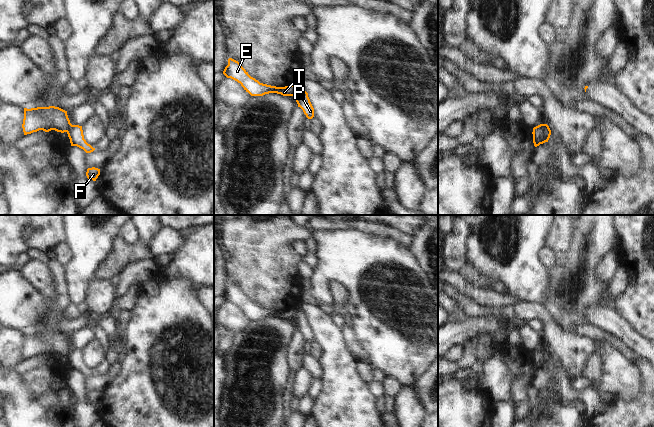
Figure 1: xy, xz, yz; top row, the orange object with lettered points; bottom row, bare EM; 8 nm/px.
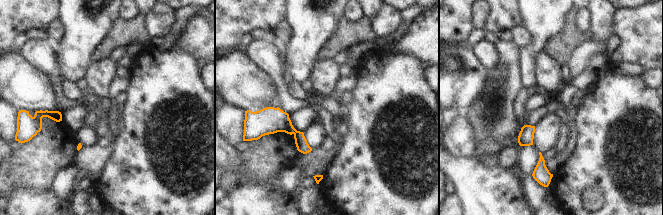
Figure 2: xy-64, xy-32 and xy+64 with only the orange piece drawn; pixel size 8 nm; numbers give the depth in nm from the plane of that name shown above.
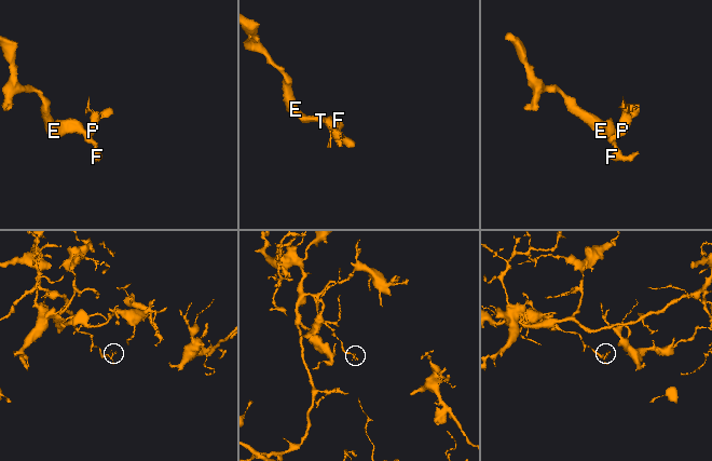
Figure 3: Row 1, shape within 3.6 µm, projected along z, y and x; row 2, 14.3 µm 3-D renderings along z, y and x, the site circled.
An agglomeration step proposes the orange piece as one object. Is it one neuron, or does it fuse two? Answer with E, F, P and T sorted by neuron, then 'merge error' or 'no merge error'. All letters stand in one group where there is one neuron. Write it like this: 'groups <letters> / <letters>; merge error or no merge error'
groups E T / F P; merge error

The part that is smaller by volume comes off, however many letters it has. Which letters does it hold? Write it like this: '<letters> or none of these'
F, P

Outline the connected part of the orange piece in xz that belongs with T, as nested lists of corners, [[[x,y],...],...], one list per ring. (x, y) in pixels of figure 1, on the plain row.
[[[232,282],[228,283],[228,289],[225,291],[223,298],[227,302],[231,302],[240,307],[244,314],[251,320],[263,320],[269,317],[293,320],[296,313],[295,309],[276,311],[260,307],[255,302],[251,301],[238,285]]]

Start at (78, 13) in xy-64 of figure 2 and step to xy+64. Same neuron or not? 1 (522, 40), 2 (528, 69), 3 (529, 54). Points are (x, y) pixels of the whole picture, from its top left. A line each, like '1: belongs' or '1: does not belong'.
1: does not belong
2: belongs
3: belongs

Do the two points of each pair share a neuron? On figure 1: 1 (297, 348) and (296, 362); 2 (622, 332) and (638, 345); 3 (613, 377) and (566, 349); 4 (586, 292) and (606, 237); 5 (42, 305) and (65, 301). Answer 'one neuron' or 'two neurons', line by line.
1: one neuron
2: one neuron
3: two neurons
4: one neuron
5: two neurons

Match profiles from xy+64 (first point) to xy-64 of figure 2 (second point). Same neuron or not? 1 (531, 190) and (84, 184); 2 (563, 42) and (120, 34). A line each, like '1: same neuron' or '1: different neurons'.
1: different neurons
2: same neuron

